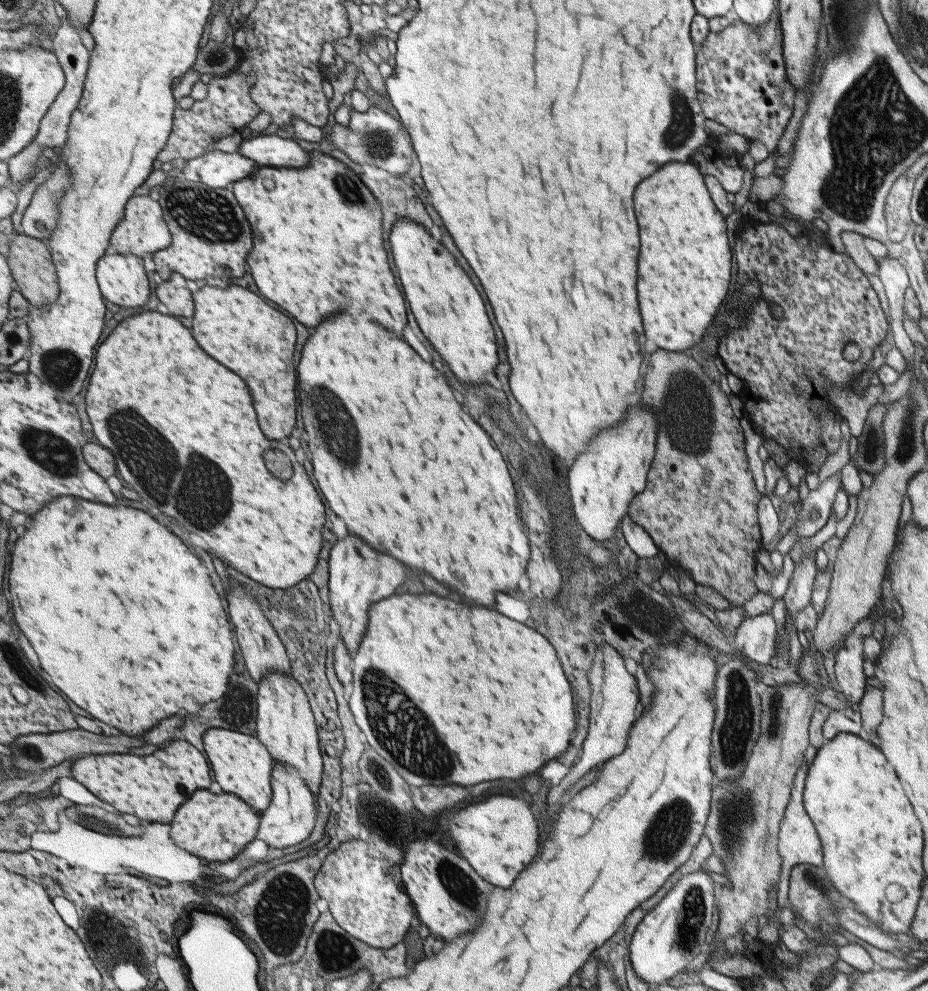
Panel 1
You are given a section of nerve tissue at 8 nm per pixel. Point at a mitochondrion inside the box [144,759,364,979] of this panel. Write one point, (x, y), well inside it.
(284, 904)

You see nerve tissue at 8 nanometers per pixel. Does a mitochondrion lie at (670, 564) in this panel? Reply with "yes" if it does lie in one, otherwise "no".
no

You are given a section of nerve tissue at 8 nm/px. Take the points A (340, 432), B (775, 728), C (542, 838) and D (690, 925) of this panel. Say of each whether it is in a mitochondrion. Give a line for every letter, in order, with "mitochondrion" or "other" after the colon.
A: mitochondrion
B: mitochondrion
C: other
D: mitochondrion

